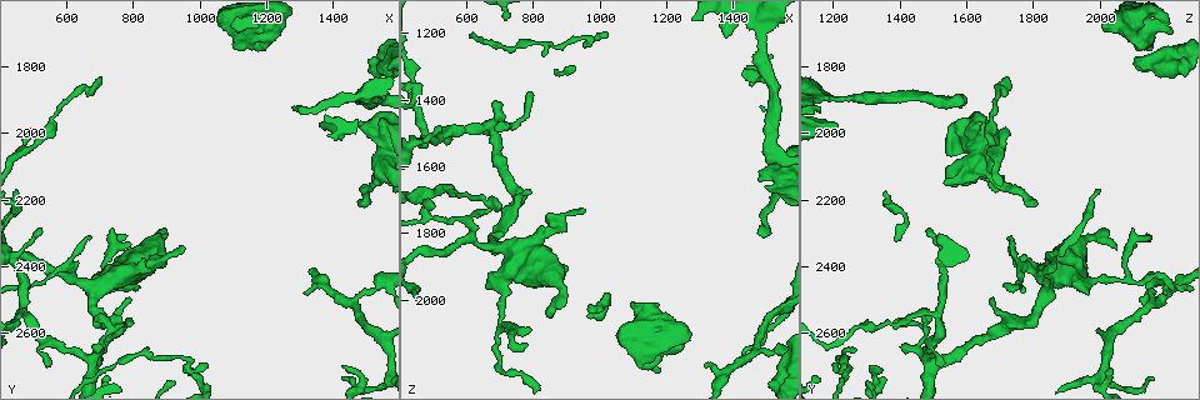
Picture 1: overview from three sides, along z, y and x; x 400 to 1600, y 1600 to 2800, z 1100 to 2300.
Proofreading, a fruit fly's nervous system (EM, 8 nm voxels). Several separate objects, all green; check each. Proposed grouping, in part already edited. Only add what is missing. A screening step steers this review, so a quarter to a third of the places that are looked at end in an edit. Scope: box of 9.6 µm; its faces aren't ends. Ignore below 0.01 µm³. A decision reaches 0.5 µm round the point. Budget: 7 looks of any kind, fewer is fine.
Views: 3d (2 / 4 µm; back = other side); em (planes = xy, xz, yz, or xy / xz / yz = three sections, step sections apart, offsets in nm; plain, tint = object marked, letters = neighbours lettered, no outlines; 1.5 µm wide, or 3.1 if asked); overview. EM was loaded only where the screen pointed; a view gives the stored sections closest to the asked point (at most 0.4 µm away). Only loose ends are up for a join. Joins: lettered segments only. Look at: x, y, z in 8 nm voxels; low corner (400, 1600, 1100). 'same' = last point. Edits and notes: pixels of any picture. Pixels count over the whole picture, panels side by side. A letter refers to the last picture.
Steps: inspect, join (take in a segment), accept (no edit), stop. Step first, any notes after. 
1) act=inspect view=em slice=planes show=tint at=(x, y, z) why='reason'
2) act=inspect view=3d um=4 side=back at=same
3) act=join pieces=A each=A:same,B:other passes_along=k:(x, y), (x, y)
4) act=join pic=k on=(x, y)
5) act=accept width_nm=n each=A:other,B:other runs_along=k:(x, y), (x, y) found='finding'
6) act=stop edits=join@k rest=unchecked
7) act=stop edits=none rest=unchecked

act=inspect view=3d um=4 side=back at=(1470, 1980, 1630) why='branch stops here'

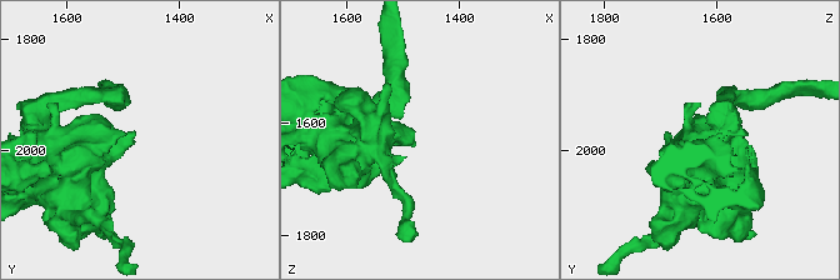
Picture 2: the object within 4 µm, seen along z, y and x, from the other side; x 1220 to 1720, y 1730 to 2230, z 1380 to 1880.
act=inspect view=em slice=yz step=8 show=letters at=(1480, 1965, 1630)

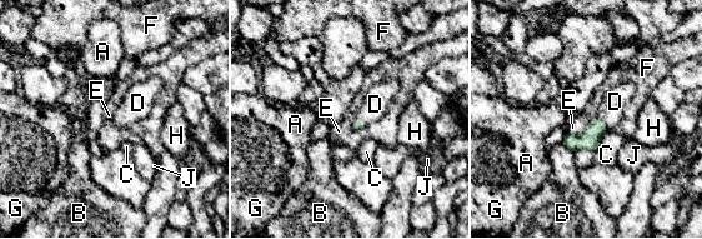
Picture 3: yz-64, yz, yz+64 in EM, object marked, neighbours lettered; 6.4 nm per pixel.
act=join pieces=D each=A:other,B:other,C:other,D:same,E:other,F:other,G:other,H:other,J:other found='the neuron continues'

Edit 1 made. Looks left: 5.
act=inspect view=overview

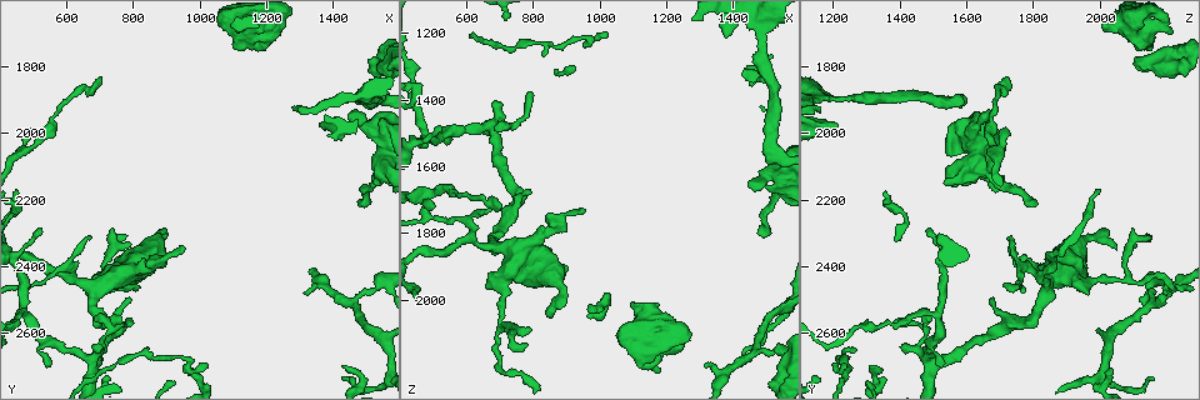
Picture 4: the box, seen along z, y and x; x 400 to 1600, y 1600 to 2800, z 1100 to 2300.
act=inspect view=em slice=planes show=letters at=(700, 1830, 1720)

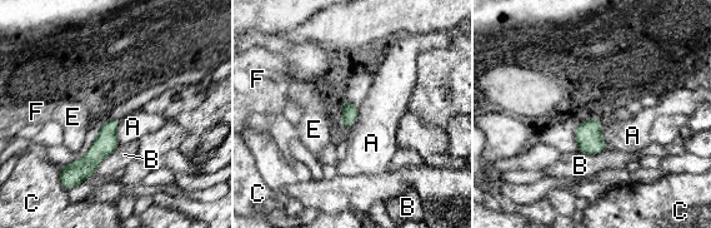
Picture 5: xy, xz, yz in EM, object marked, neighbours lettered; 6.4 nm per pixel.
act=accept longest_contact=B:280nm each=A:other,B:other,C:other,E:other,F:other border=5:(601, 123), (601, 138), (607, 147) found='no lettered segment goes on from it'

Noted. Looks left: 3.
act=inspect view=em slice=planes show=letters at=(940, 2350, 1730) why='branch stops here'

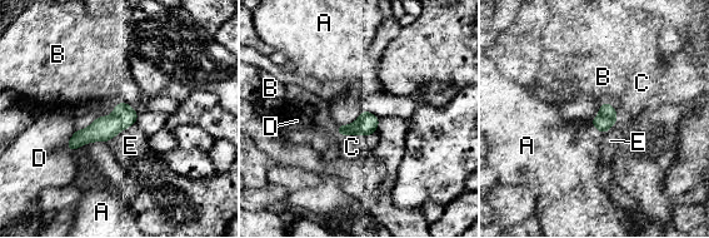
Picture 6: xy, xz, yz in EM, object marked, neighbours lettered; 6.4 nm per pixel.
act=accept longest_contact=E:220nm each=A:other,B:other,C:other,D:other,E:other border=6:(589, 123), (600, 133) found='no lettered segment goes on from it'

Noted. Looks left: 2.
act=stop edits=join@3 rest=unchecked

